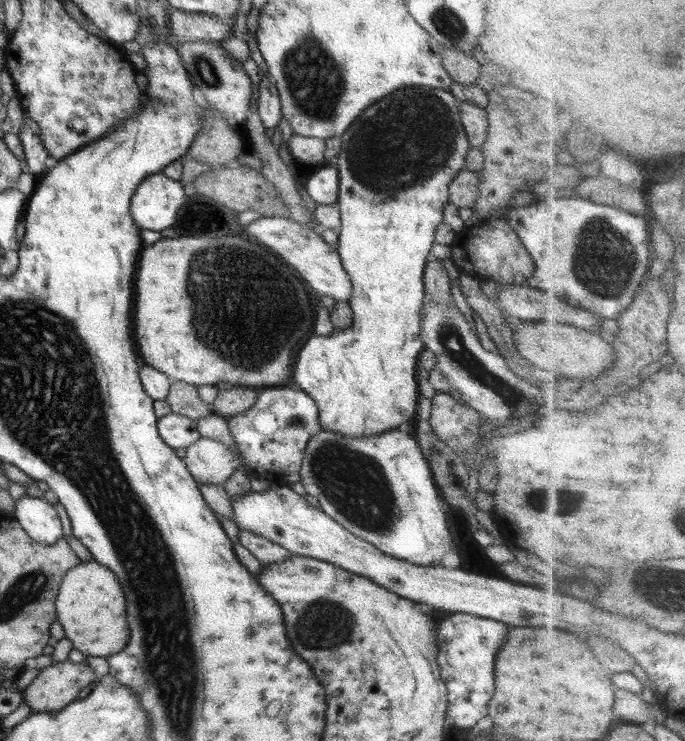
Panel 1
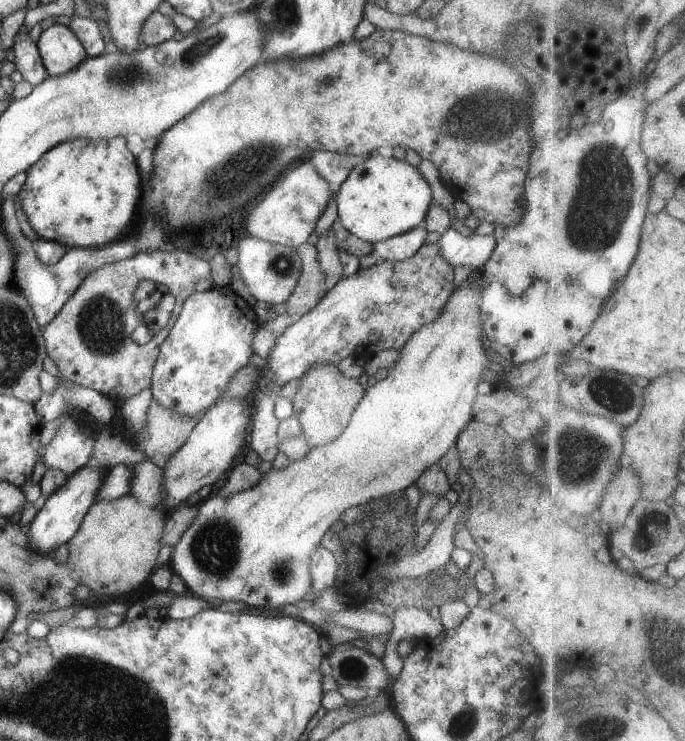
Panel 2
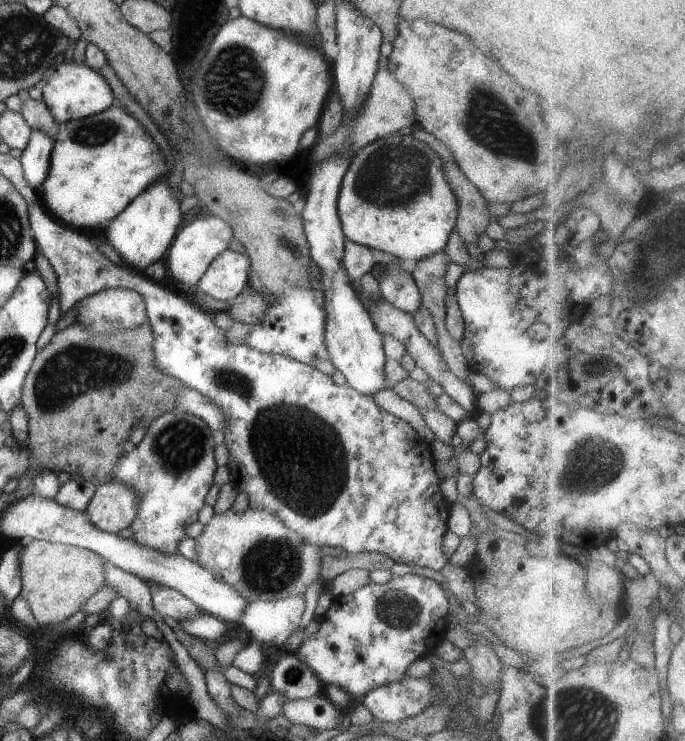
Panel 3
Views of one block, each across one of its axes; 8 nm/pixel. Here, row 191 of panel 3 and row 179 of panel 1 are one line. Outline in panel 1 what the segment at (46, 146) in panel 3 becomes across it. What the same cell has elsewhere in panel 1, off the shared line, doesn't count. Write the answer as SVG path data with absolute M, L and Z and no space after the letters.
M22 120L22 126L16 135L21 140L24 150L23 172L32 174L36 180L41 179L49 155L47 148L44 148L38 134L32 132L25 120Z

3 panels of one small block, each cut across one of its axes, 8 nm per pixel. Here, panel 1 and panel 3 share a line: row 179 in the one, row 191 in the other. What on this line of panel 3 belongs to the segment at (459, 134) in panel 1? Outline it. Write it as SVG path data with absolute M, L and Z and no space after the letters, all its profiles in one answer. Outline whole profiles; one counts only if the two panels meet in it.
M386 135L367 144L352 158L344 173L337 198L342 232L348 241L392 254L395 259L422 260L445 250L458 218L456 196L444 176L442 158L414 136Z

